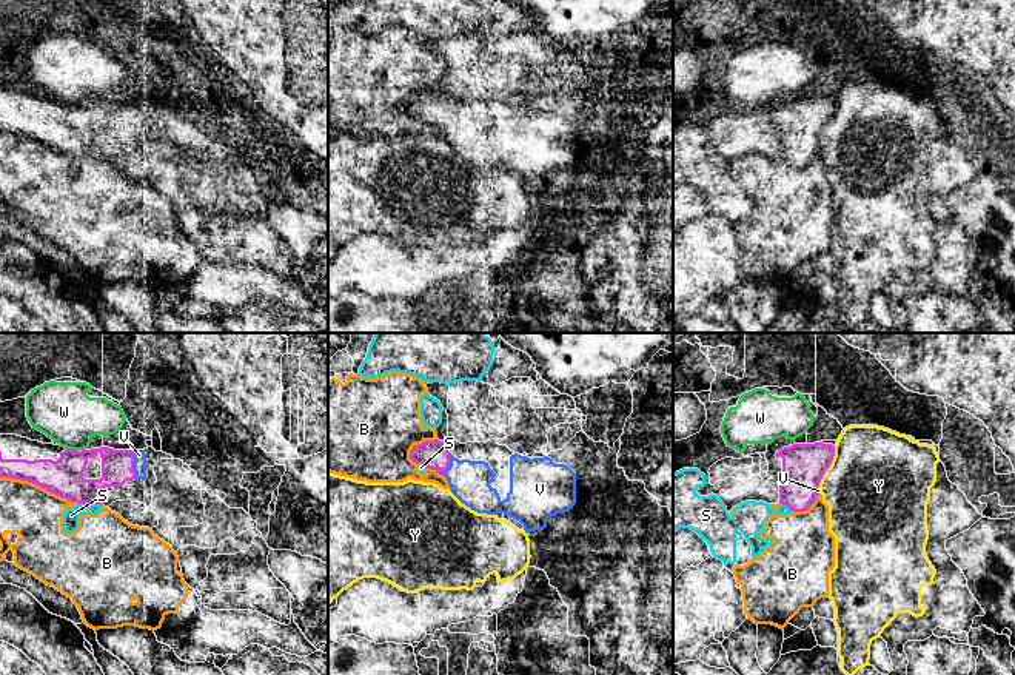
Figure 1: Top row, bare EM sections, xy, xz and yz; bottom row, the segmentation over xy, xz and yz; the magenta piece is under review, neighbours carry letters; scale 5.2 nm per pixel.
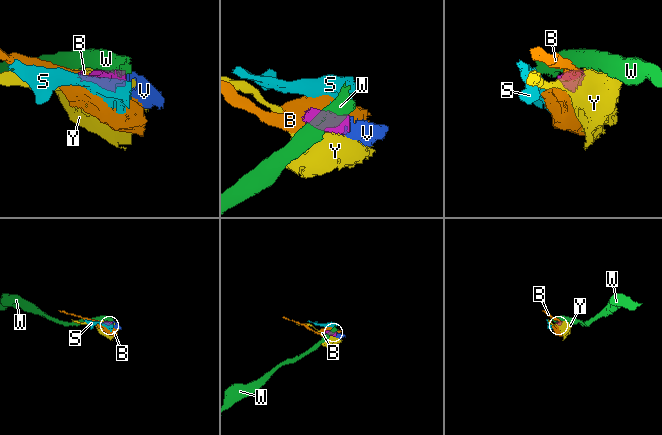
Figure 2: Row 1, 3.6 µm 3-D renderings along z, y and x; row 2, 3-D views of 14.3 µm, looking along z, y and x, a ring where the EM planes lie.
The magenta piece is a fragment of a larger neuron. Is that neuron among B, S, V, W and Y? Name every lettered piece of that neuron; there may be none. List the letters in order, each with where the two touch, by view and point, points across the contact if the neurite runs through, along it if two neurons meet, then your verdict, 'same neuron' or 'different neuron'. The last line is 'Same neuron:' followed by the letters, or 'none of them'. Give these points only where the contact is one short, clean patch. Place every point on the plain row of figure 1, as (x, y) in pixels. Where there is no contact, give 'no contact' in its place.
B: xy (40, 141) | different neuron
S: xy (96, 157) | different neuron
V: xz (448, 119) | same neuron
W: xy (73, 105) | along xy (66, 102), (77, 107) | different neuron
Y: yz (829, 120) | different neuron
Same neuron: V

